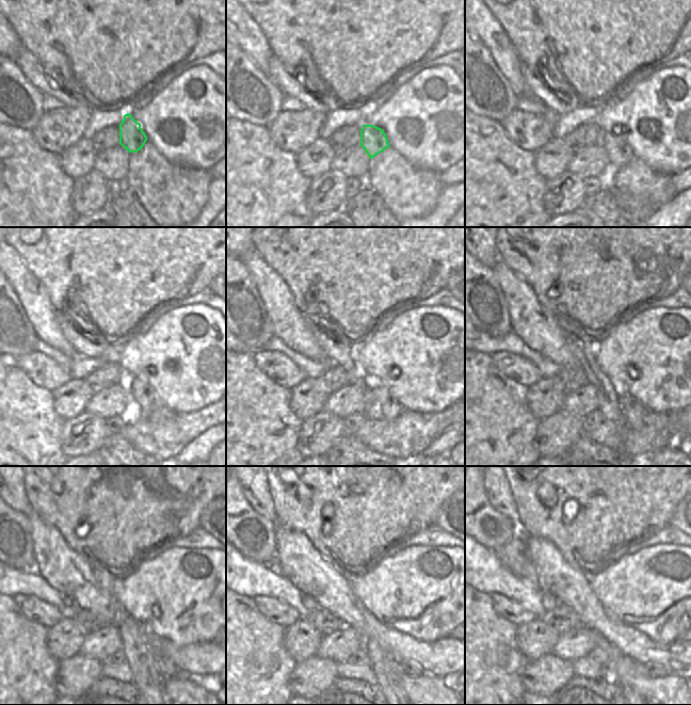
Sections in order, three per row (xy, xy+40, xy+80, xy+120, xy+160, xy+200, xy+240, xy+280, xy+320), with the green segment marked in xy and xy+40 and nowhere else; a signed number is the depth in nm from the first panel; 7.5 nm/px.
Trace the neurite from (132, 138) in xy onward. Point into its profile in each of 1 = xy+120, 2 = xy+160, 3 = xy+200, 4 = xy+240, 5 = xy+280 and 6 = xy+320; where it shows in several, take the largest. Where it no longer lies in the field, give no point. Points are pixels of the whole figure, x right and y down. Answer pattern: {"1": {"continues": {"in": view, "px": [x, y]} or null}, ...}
{"1": {"continues": {"in": "xy+120", "px": [143, 400]}}, "2": {"continues": {"in": "xy+160", "px": [388, 407]}}, "3": {"continues": {"in": "xy+200", "px": [632, 411]}}, "4": {"continues": {"in": "xy+240", "px": [164, 665]}}, "5": {"continues": {"in": "xy+280", "px": [412, 669]}}, "6": {"continues": {"in": "xy+320", "px": [654, 670]}}}

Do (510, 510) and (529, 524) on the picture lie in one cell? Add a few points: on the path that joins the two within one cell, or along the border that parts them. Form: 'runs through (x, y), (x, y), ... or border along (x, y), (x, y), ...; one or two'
border along (512, 492), (517, 512), (516, 523); two

